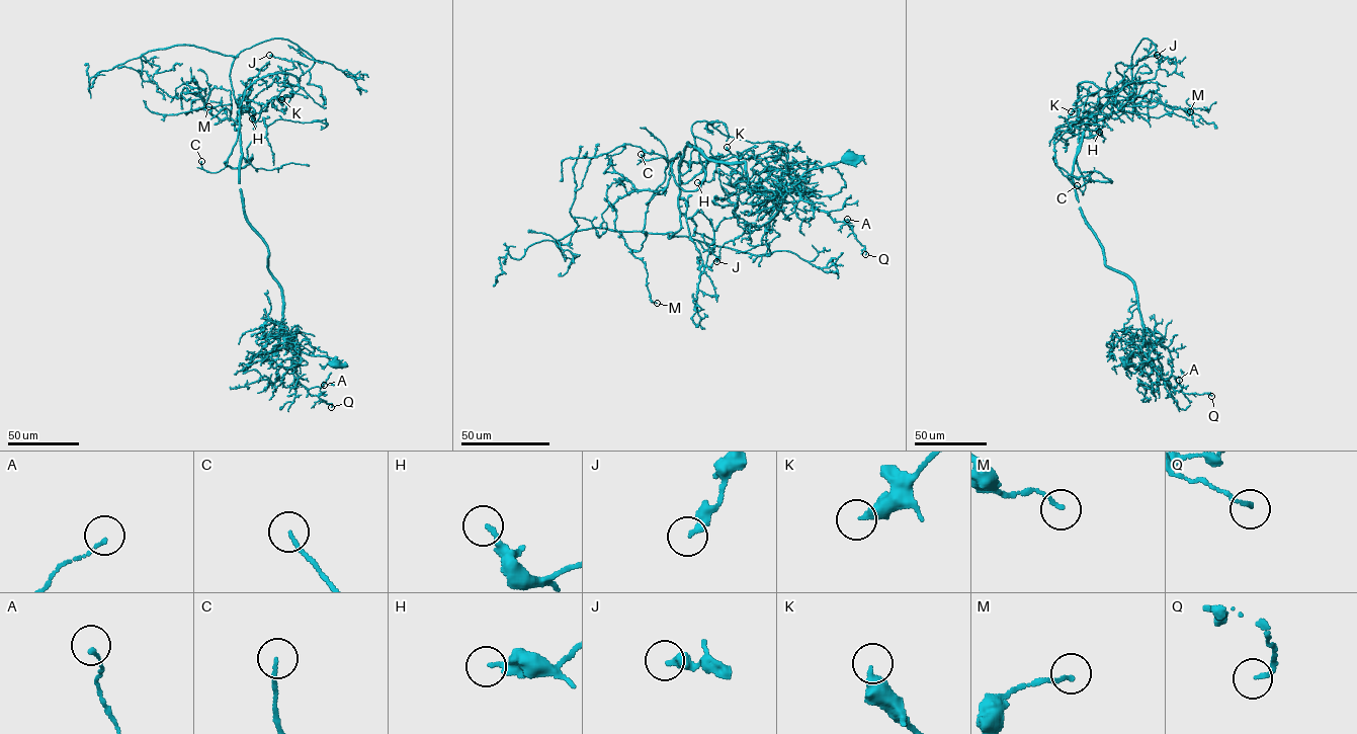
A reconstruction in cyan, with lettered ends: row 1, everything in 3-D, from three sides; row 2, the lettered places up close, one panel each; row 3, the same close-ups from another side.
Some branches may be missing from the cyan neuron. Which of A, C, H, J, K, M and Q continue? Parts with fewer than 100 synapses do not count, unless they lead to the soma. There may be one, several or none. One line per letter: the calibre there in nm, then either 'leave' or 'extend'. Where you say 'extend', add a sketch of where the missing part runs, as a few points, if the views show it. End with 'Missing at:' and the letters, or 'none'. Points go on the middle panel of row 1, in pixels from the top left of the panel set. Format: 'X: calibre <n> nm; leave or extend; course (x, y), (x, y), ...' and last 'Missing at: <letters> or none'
A: calibre 130 nm; leave
C: calibre 140 nm; leave
H: calibre 160 nm; leave
J: calibre 320 nm; leave
K: calibre 360 nm; leave
M: calibre 130 nm; leave
Q: calibre 130 nm; leave
Missing at: none

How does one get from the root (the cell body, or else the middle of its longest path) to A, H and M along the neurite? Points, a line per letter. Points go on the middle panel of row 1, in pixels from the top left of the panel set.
A: (846, 157), (809, 169), (798, 184), (801, 198), (836, 221), (847, 219)
H: (846, 157), (759, 193), (745, 162), (689, 143), (678, 179), (707, 160), (697, 182)
M: (846, 157), (759, 193), (745, 162), (689, 143), (665, 188), (613, 204), (657, 303)

